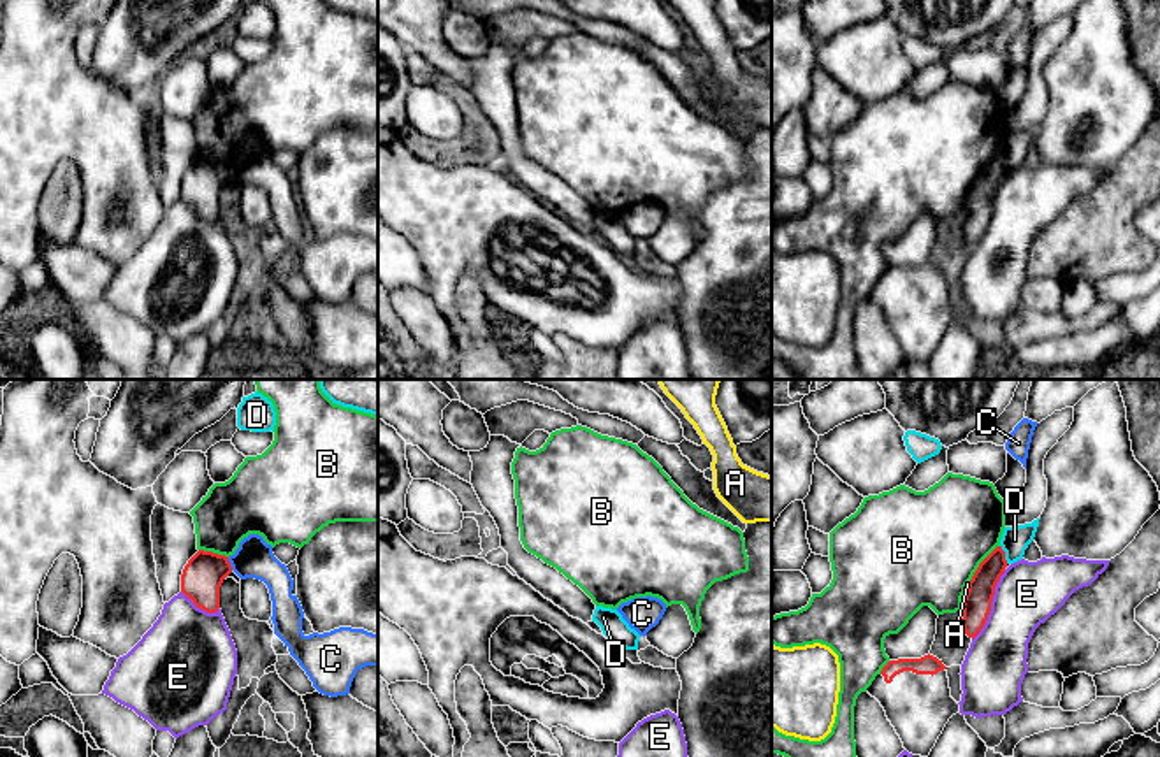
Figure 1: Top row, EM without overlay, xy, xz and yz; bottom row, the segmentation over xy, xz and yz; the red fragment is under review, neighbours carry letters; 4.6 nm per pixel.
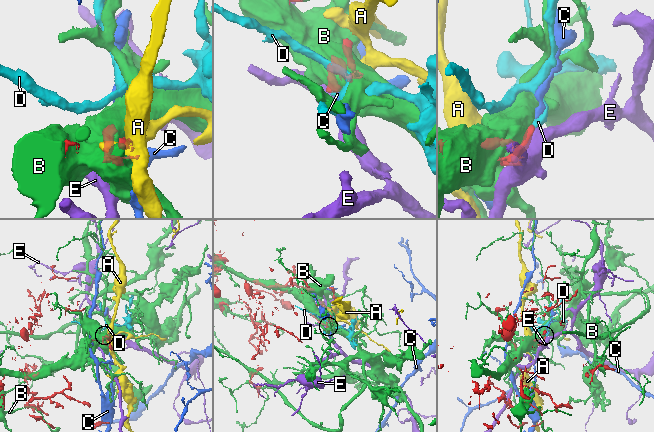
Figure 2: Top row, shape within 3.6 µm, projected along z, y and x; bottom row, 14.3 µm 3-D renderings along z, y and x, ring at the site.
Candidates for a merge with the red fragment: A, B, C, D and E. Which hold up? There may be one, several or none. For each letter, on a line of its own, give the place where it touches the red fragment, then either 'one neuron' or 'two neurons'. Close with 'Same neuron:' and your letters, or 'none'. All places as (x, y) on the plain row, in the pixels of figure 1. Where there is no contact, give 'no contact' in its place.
A: yz (965, 201) | two neurons
B: yz (979, 171) | two neurons
C: xy (229, 171) | two neurons
D: yz (1004, 160) | two neurons
E: yz (990, 211) | two neurons
Same neuron: none

